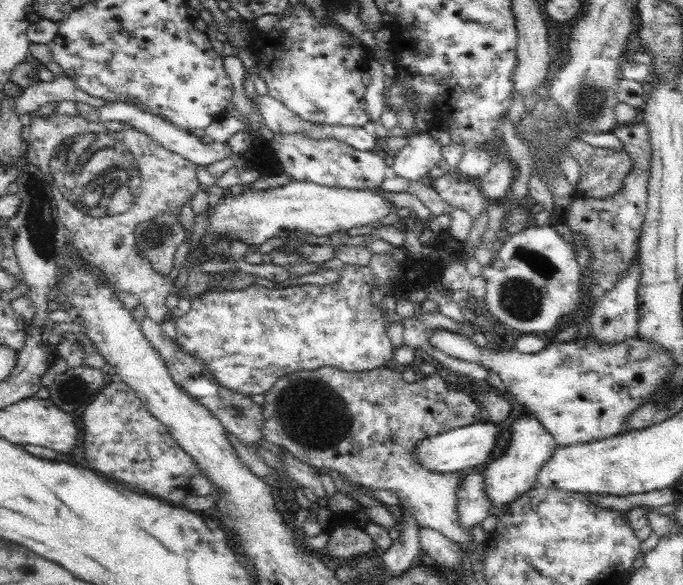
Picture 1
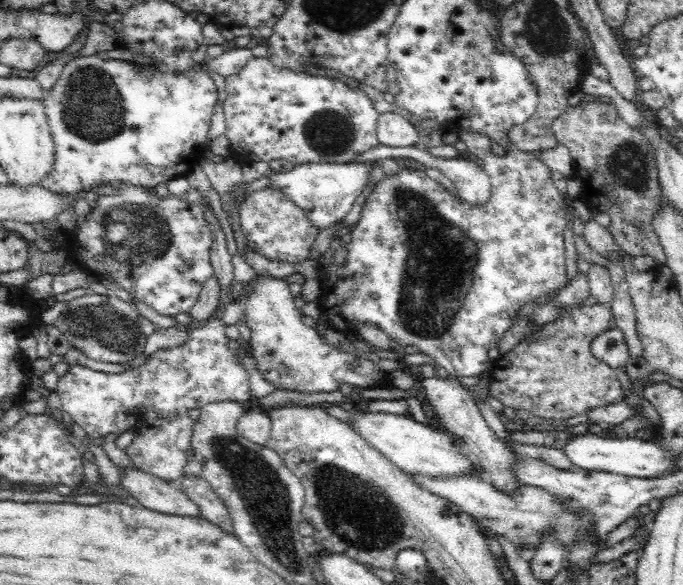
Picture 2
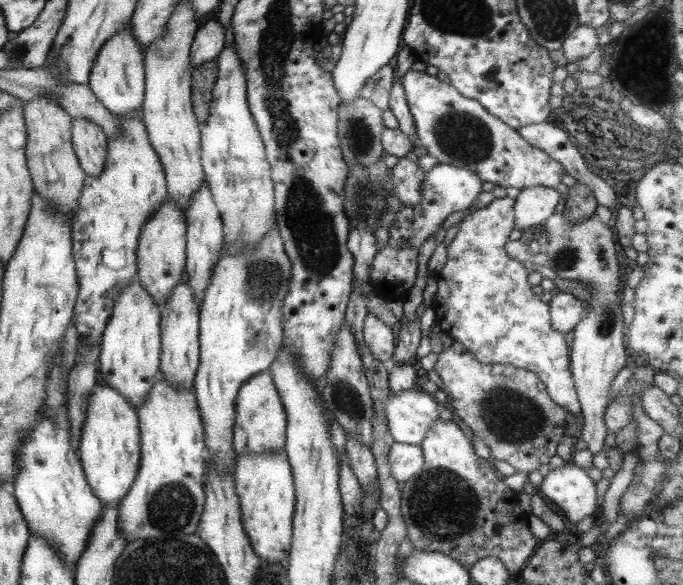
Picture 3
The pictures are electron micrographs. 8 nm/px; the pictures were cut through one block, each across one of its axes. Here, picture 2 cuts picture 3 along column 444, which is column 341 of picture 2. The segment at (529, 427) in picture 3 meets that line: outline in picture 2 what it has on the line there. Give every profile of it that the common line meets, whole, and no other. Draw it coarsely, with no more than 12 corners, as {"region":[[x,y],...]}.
{"region":[[284,279],[243,305],[255,368],[274,390],[379,387],[388,373],[304,325]]}

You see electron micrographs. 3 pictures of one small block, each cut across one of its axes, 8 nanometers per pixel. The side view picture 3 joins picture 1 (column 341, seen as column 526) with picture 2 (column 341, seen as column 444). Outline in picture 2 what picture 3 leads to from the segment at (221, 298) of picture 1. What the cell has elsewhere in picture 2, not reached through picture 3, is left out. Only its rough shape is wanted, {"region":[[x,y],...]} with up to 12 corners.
{"region":[[539,151],[482,160],[470,205],[376,184],[320,317],[488,375],[524,304],[569,282]]}

